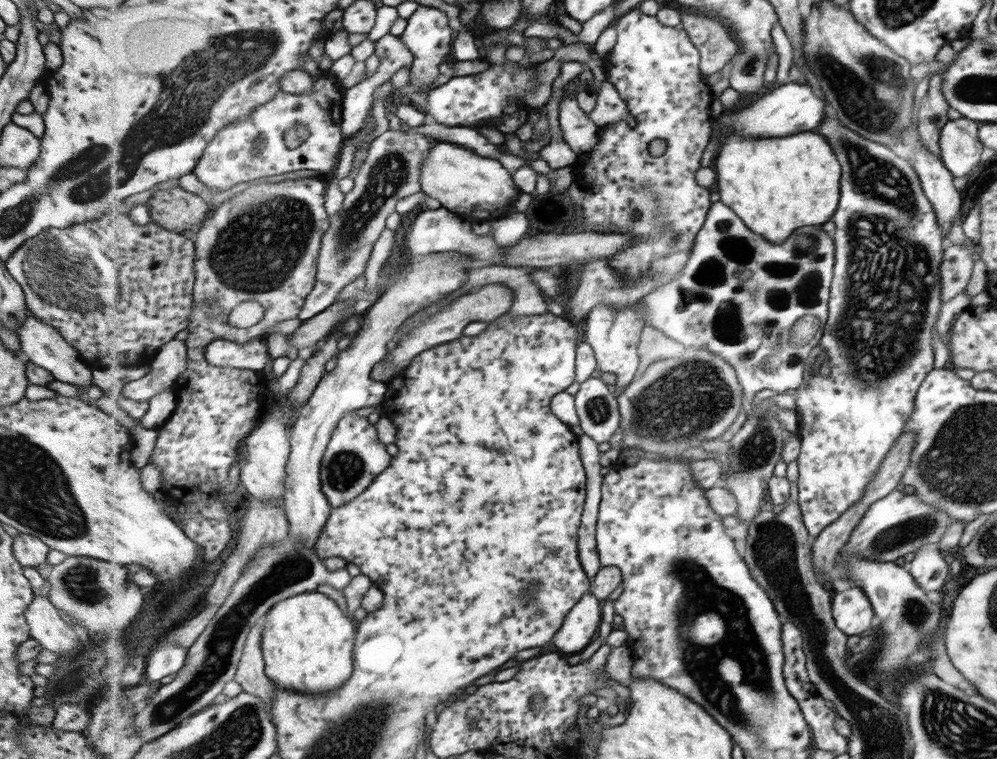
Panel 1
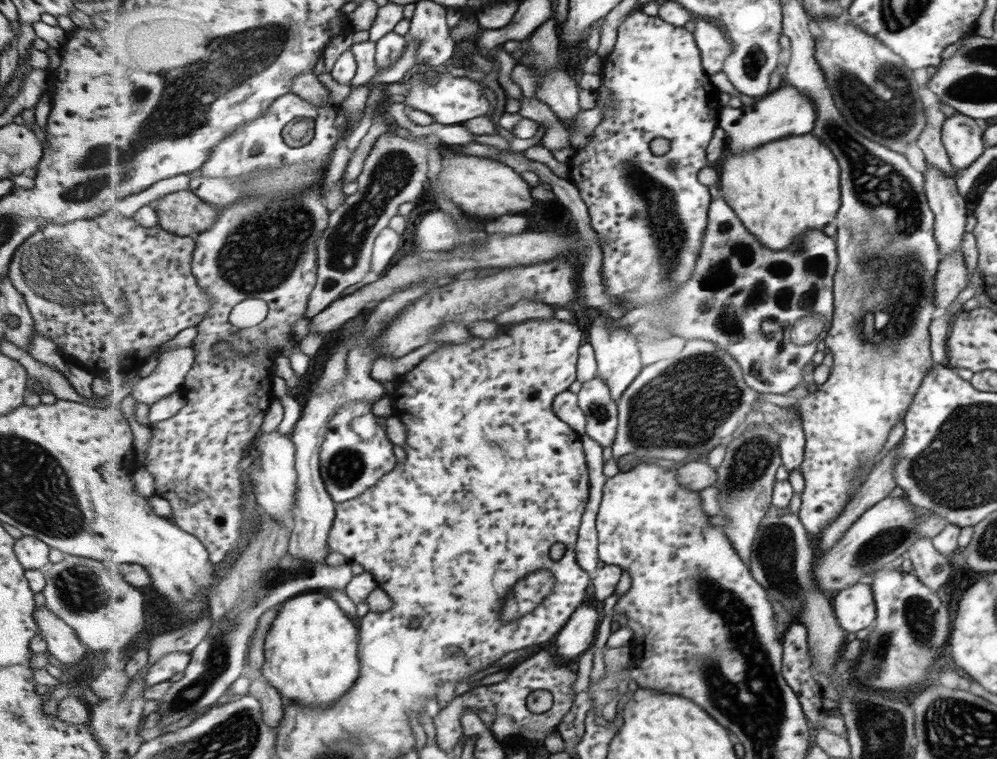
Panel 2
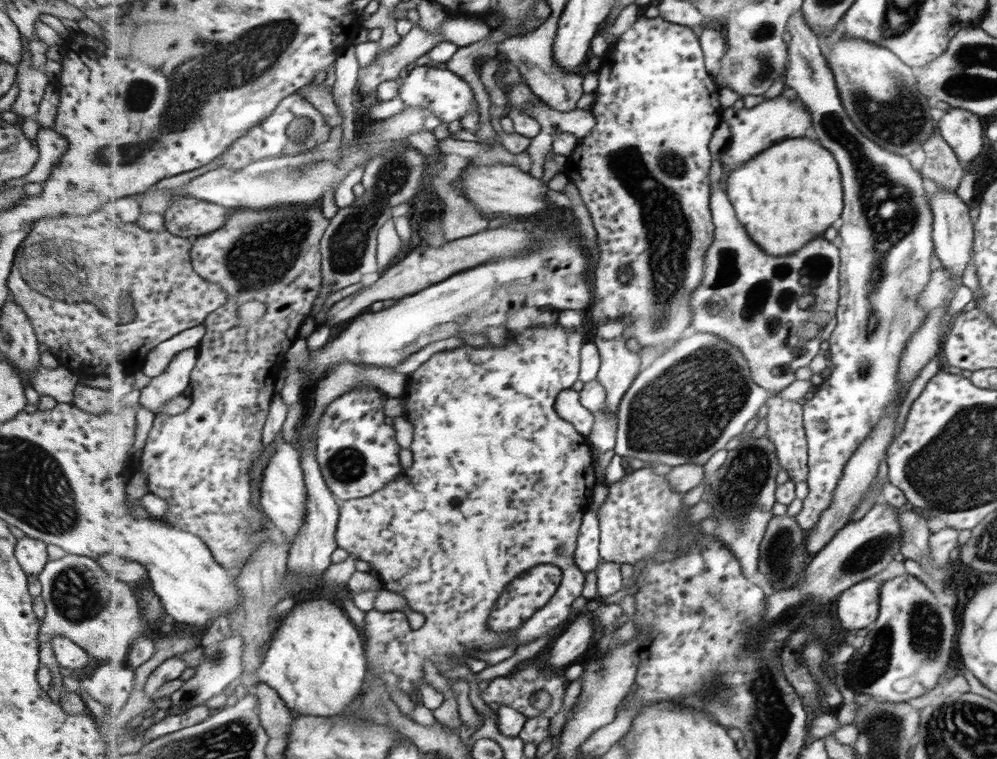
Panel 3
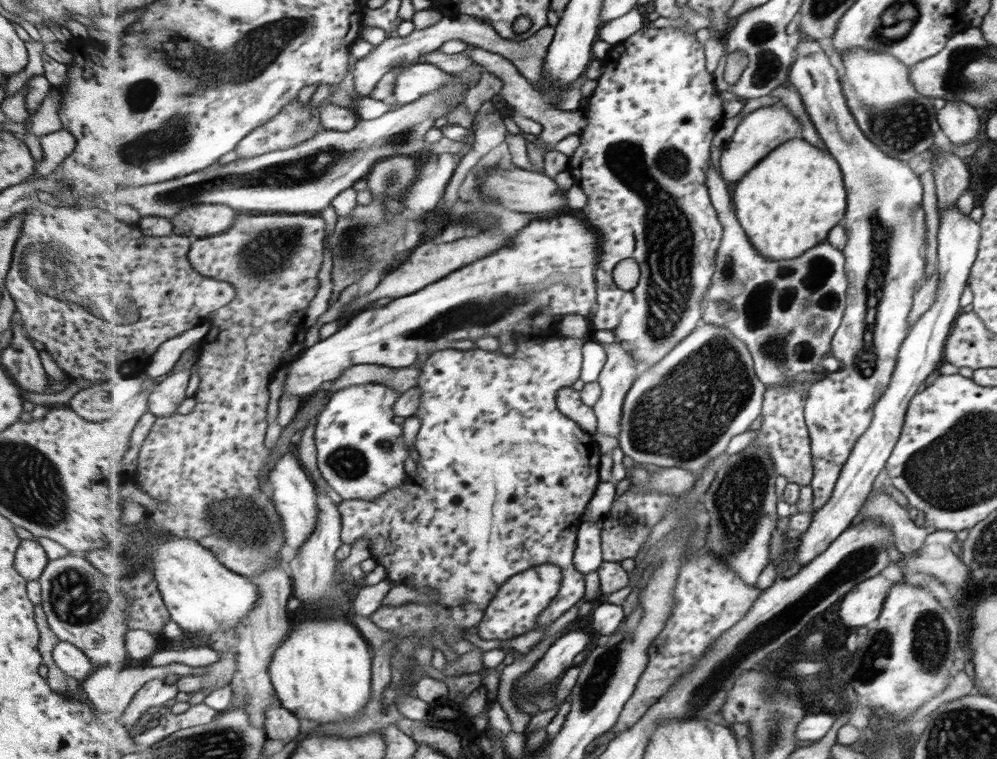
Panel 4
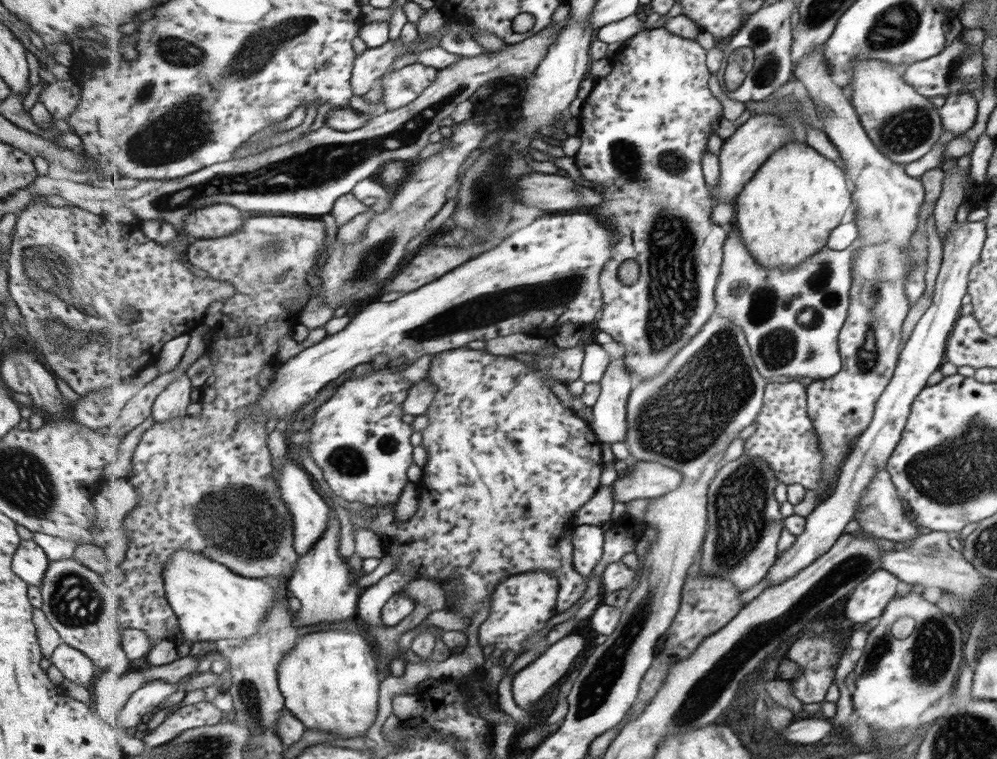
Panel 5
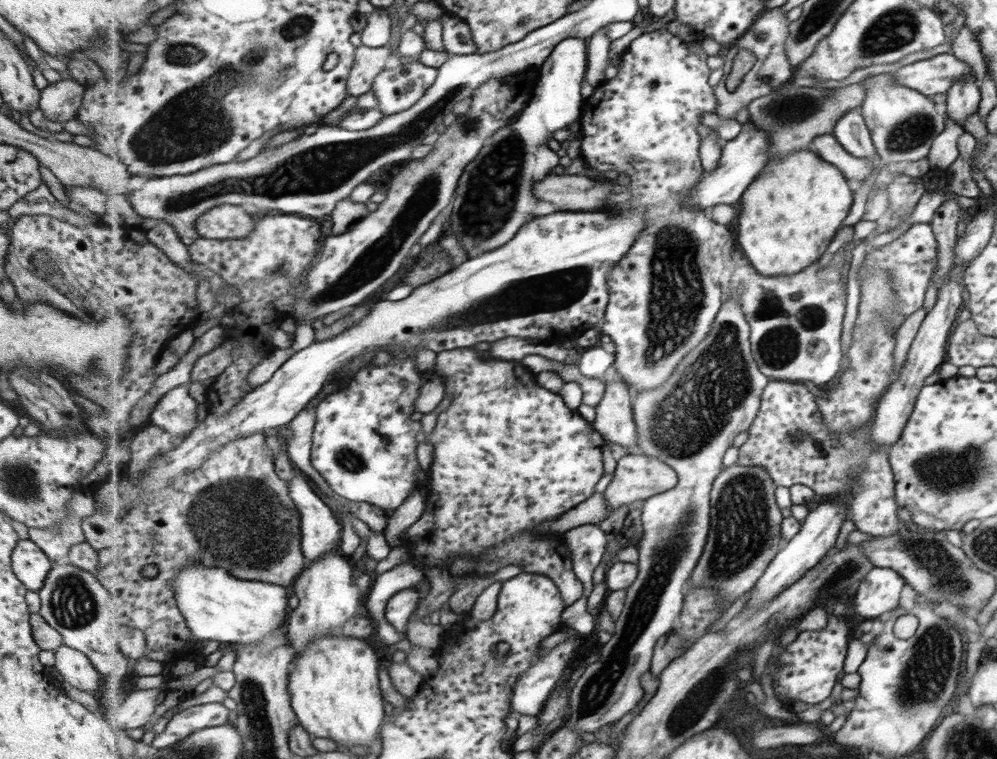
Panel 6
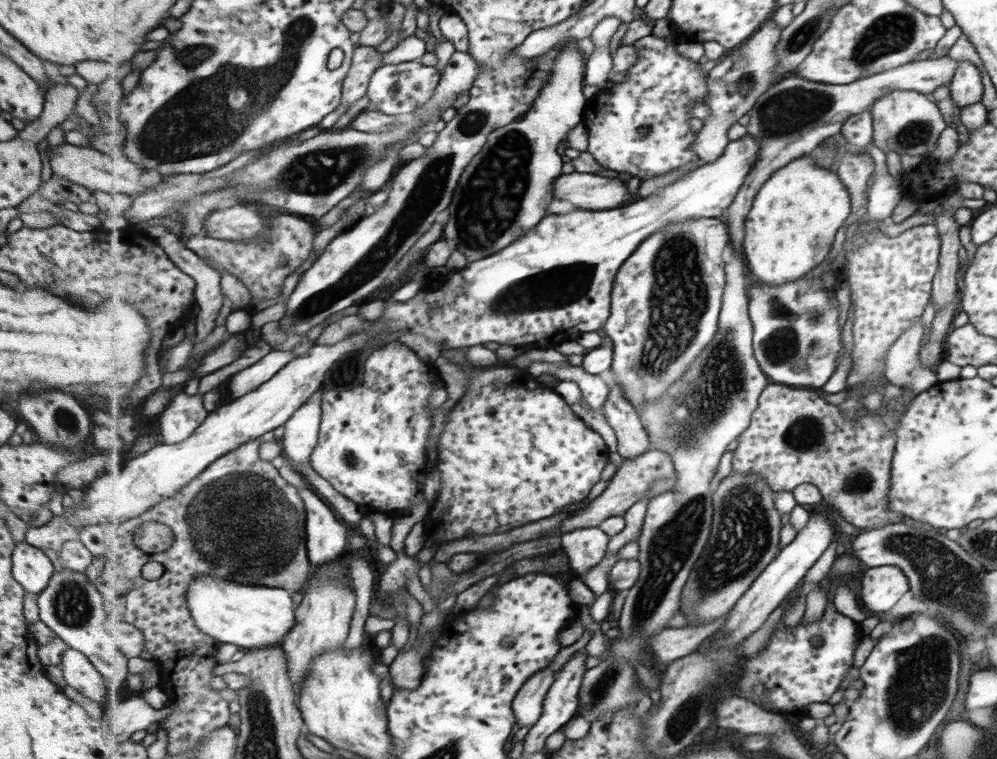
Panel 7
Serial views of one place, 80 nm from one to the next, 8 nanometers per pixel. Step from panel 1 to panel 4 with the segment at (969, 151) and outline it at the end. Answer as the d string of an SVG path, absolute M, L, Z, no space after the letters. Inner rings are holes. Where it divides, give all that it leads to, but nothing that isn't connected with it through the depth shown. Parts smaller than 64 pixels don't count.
M946 102L937 111L941 133L947 136L949 143L961 146L978 139L979 111L964 102Z

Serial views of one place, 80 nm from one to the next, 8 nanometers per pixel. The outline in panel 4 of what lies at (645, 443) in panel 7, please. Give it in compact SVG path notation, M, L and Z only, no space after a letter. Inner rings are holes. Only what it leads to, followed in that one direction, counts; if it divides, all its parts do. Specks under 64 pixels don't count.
M620 339L611 343L602 343L607 353L607 362L601 371L598 383L601 385L602 394L599 403L594 406L594 411L598 416L598 432L605 433L612 437L619 438L622 429L621 421L624 418L624 403L628 398L628 393L636 382L638 362L631 352L625 350L620 344Z

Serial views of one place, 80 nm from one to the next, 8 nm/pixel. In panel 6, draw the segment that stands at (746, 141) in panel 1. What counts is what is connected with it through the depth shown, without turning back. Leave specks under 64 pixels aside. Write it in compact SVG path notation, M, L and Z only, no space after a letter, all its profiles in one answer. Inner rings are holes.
M811 149L791 152L781 160L771 160L762 174L752 183L742 197L738 217L738 244L751 264L765 276L795 275L817 262L833 240L837 228L847 216L851 192L845 186L844 174L827 161L820 159Z

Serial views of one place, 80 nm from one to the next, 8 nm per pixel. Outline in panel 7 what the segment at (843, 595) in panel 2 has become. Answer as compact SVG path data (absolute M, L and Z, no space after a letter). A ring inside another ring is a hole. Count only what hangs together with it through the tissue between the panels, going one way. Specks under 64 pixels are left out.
M896 566L867 568L860 578L859 604L870 613L886 613L909 591L908 580Z

